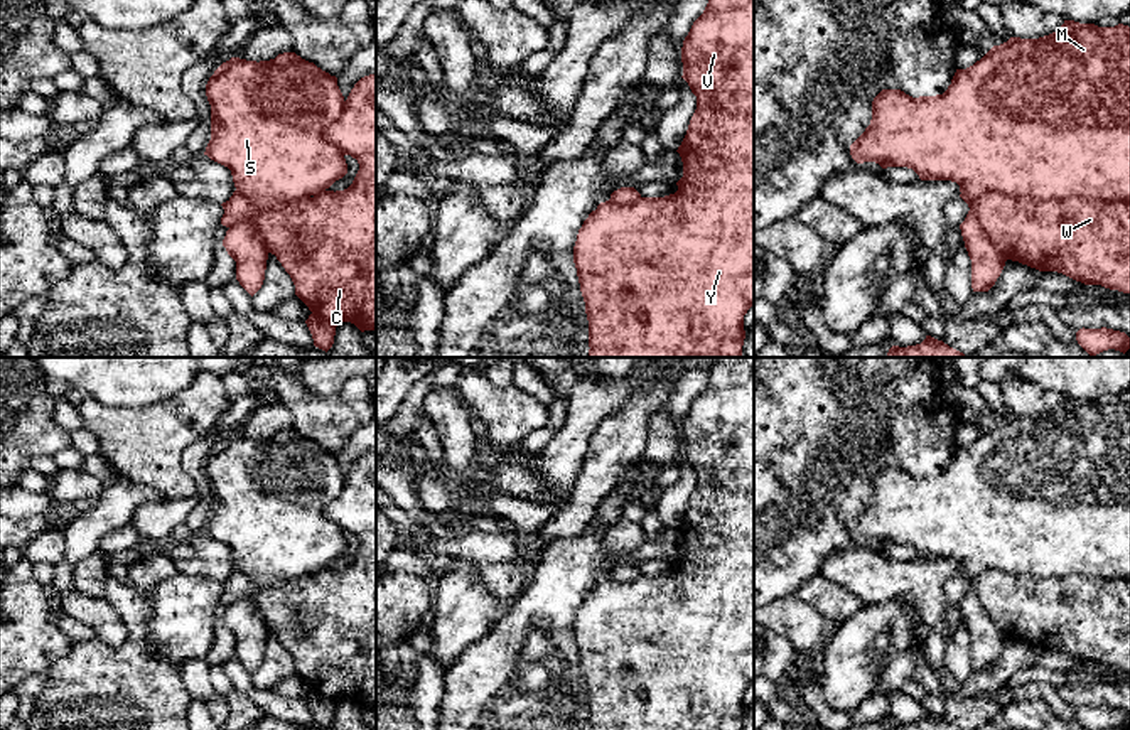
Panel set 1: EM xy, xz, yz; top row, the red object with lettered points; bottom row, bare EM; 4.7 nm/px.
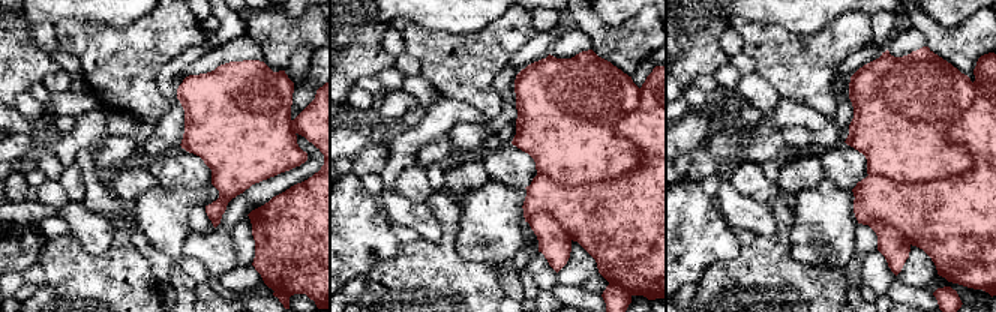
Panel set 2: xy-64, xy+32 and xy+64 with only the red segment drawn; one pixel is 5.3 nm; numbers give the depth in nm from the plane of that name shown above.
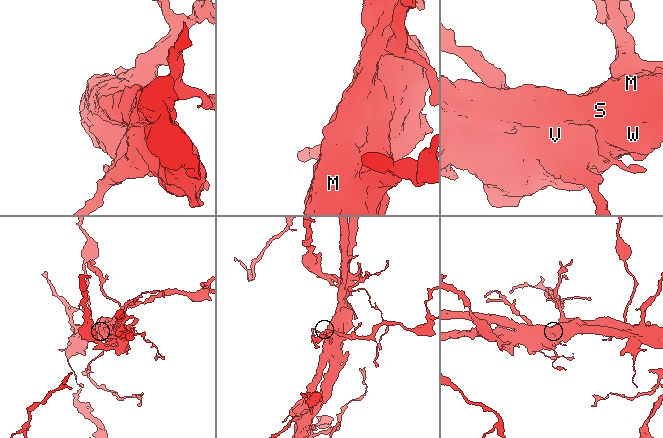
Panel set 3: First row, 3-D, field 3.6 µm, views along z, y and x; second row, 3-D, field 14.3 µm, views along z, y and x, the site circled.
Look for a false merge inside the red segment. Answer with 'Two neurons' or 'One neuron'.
Two neurons

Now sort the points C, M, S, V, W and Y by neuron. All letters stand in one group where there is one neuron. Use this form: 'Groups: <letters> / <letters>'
Groups: C V W Y / M S

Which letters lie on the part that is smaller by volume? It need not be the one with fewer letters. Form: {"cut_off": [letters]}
{"cut_off": ["M", "S"]}

